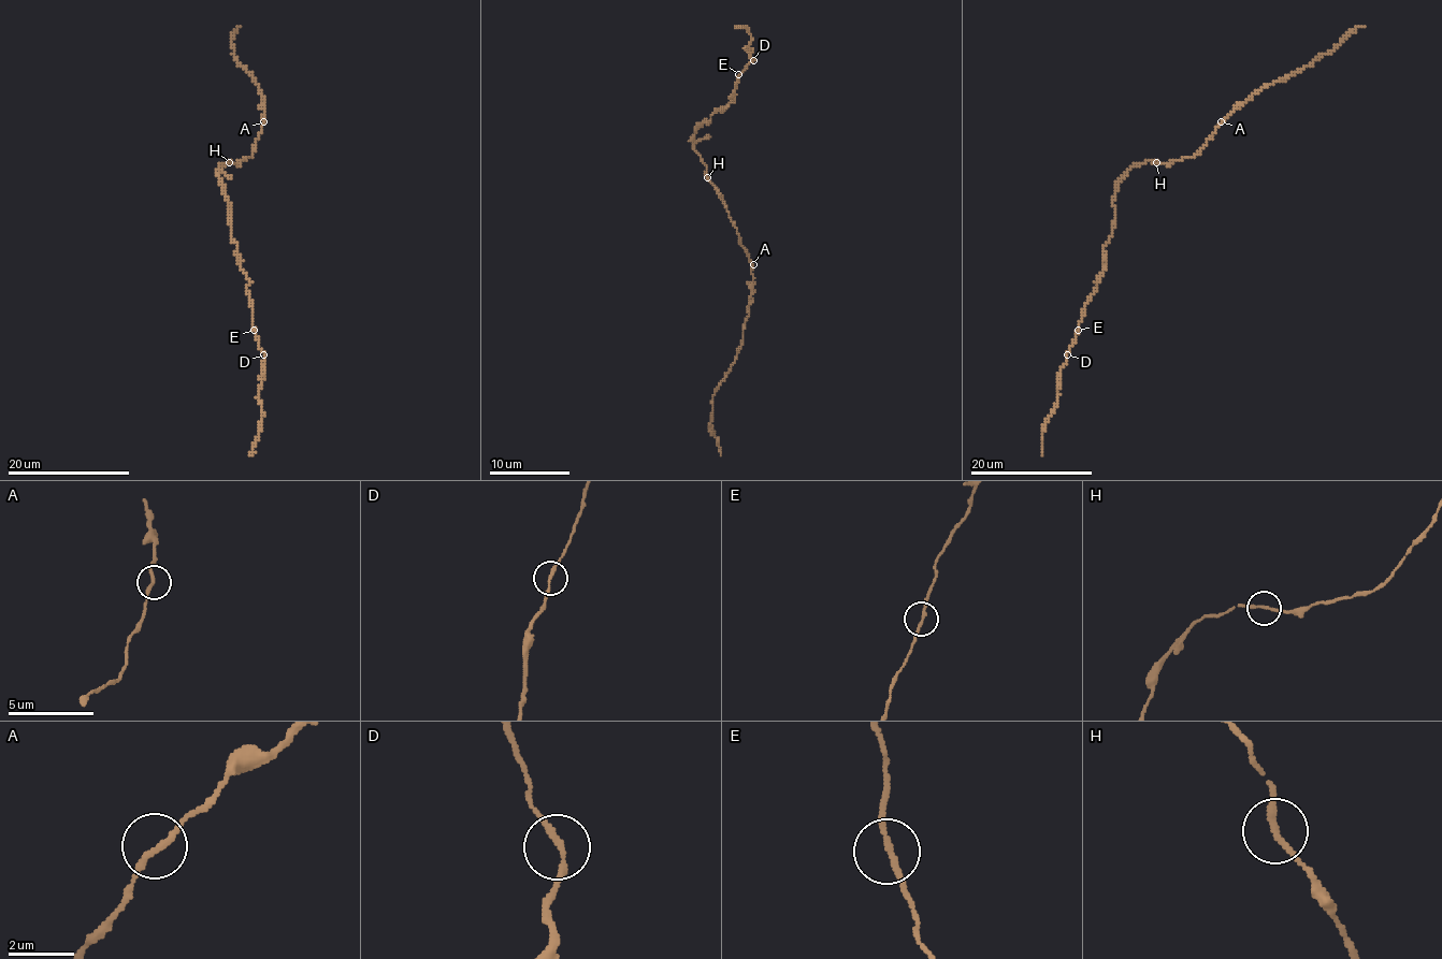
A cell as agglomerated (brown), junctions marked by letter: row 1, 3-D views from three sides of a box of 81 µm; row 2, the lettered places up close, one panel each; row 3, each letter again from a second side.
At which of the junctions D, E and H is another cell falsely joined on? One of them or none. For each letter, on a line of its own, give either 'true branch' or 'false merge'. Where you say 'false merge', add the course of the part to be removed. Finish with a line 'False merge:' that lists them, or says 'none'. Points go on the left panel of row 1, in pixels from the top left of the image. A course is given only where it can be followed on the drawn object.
D: true branch
E: true branch
H: true branch
False merge: none

